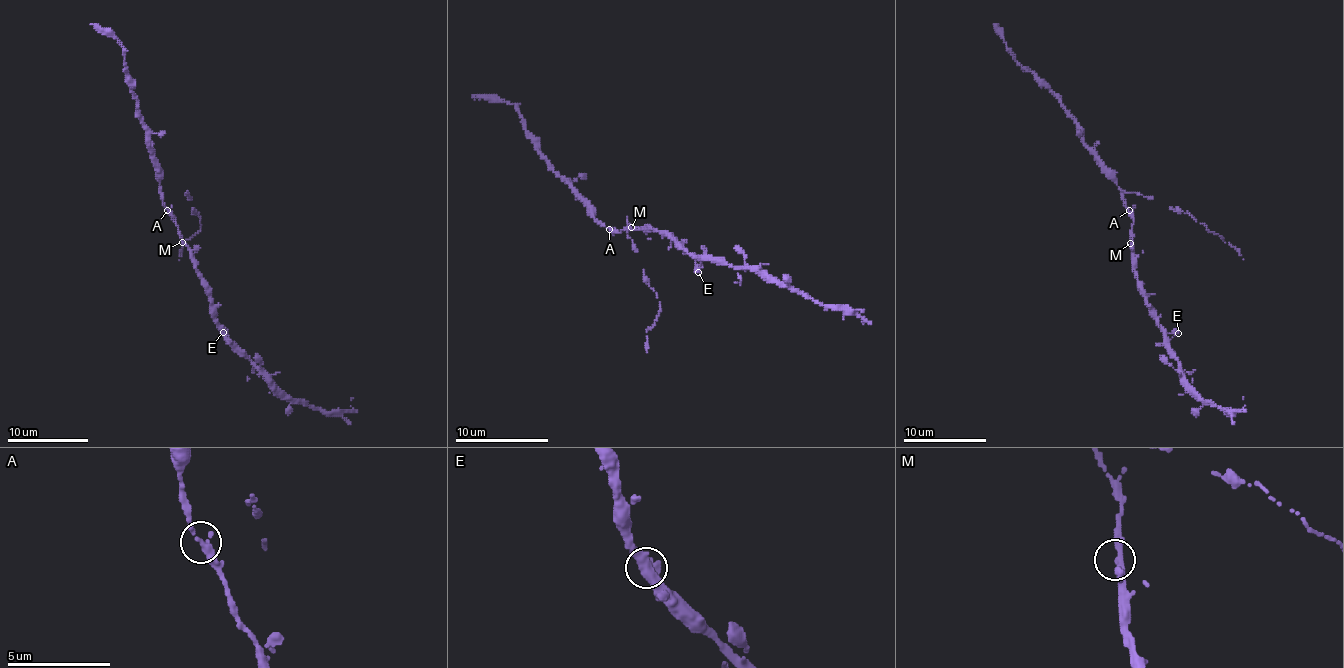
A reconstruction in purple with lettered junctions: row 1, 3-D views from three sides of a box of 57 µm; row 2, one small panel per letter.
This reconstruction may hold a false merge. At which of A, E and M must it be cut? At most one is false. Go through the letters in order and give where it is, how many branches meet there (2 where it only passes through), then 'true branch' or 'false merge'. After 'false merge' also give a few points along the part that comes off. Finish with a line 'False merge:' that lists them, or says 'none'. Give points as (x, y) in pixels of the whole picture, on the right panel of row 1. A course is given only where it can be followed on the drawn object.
A: at (1129, 210); 2 branches meet; true branch
E: at (1178, 333); 2 branches meet; true branch
M: at (1130, 243); 2 branches meet; true branch
False merge: none

